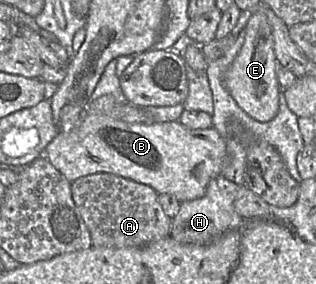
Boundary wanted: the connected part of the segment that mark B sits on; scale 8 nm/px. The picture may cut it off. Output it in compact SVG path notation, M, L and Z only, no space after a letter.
M85 115L69 132L59 132L47 145L44 156L71 183L95 173L111 173L147 185L158 194L166 193L180 202L201 198L209 182L221 175L228 153L223 137L212 126L189 129L177 121L159 123L126 123L104 115Z

